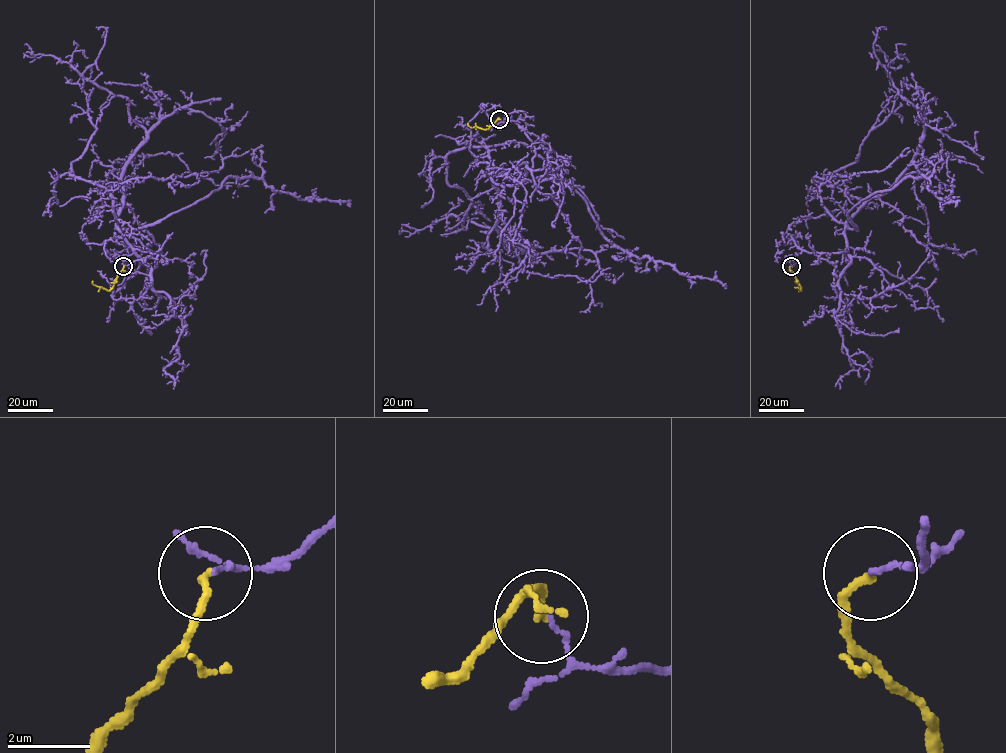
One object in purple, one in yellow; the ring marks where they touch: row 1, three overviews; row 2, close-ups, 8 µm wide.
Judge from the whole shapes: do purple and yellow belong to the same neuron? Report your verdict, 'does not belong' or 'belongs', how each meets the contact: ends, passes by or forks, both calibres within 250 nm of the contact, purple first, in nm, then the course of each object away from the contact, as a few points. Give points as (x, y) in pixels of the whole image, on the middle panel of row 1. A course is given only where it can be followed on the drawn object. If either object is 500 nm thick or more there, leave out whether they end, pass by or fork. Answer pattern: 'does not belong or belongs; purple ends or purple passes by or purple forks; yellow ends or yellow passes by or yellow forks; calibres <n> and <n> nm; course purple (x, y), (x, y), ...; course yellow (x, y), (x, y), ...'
does not belong; purple ends; yellow ends; calibres 110 and 190 nm; course purple (499, 119), (524, 121), (534, 150), (530, 170), (493, 174), (497, 231), (522, 251), (453, 214), (400, 234); course yellow (499, 119), (484, 129), (471, 128), (468, 123)

